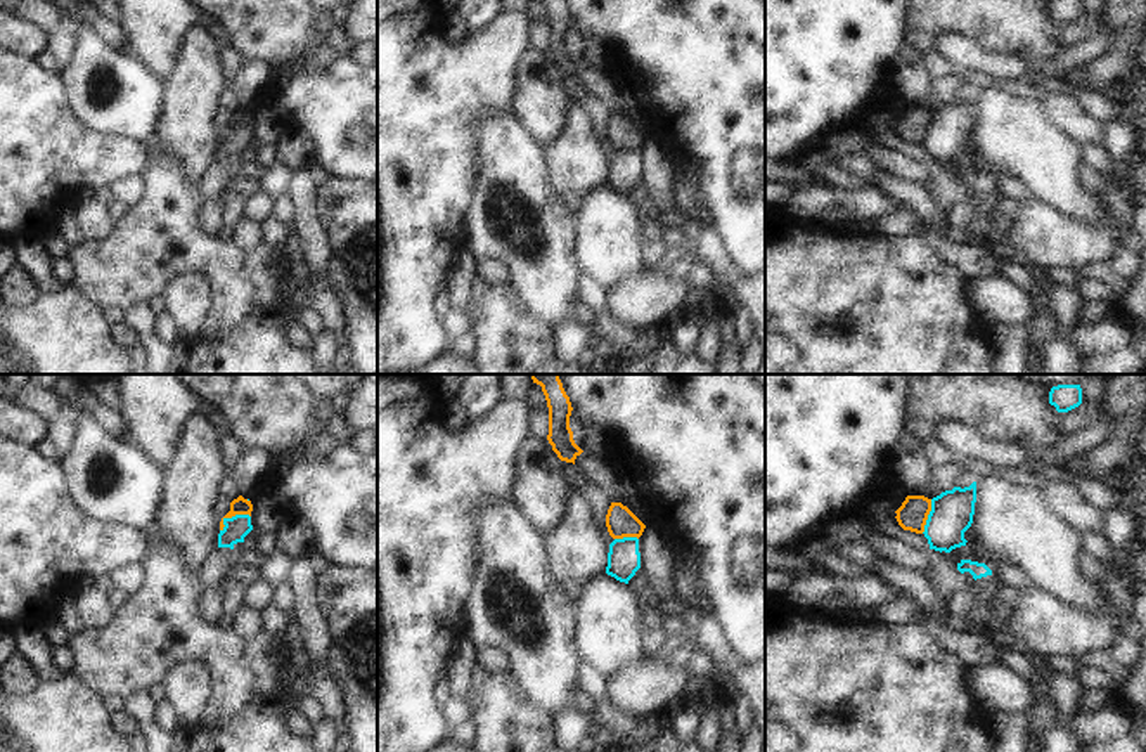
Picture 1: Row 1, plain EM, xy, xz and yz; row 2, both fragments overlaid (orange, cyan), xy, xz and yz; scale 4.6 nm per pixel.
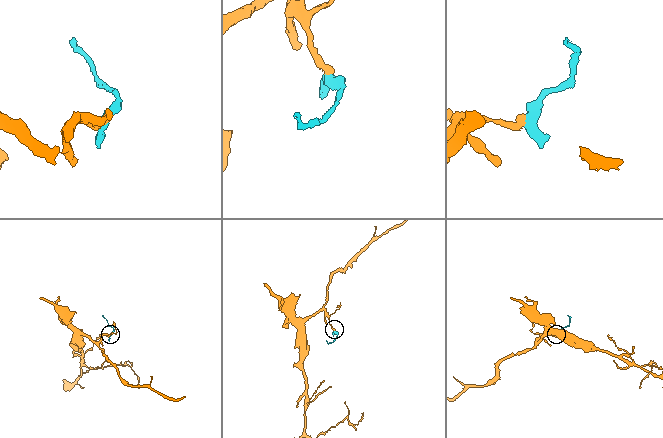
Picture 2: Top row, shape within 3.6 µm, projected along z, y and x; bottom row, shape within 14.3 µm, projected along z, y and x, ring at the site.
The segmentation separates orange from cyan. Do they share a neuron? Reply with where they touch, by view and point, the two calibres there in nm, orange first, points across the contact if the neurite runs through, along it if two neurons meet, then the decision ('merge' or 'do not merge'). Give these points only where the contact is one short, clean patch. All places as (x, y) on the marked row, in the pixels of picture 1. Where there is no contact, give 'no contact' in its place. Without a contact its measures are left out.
xy (231, 517) | 80/110 nm | along xy (250, 515), (227, 517), (220, 531) | do not merge

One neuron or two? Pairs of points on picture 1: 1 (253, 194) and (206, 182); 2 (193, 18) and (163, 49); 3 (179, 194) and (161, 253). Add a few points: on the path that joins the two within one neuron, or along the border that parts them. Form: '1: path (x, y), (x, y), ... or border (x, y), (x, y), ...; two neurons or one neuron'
1: border (244, 186), (253, 188); two neurons
2: path (184, 23), (167, 40); one neuron
3: path (170, 208), (161, 227), (161, 239); one neuron

